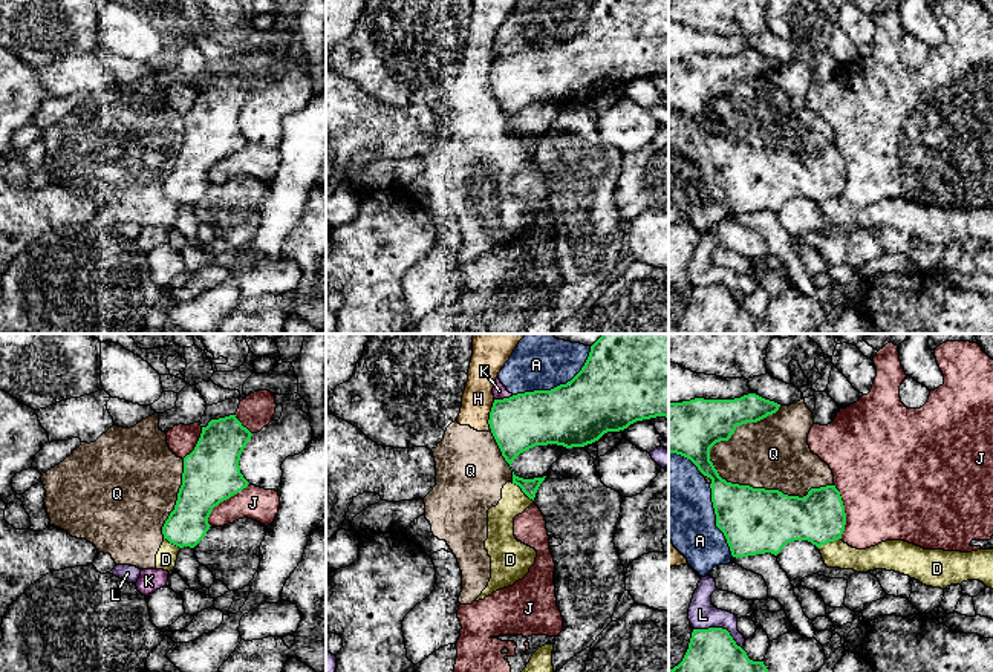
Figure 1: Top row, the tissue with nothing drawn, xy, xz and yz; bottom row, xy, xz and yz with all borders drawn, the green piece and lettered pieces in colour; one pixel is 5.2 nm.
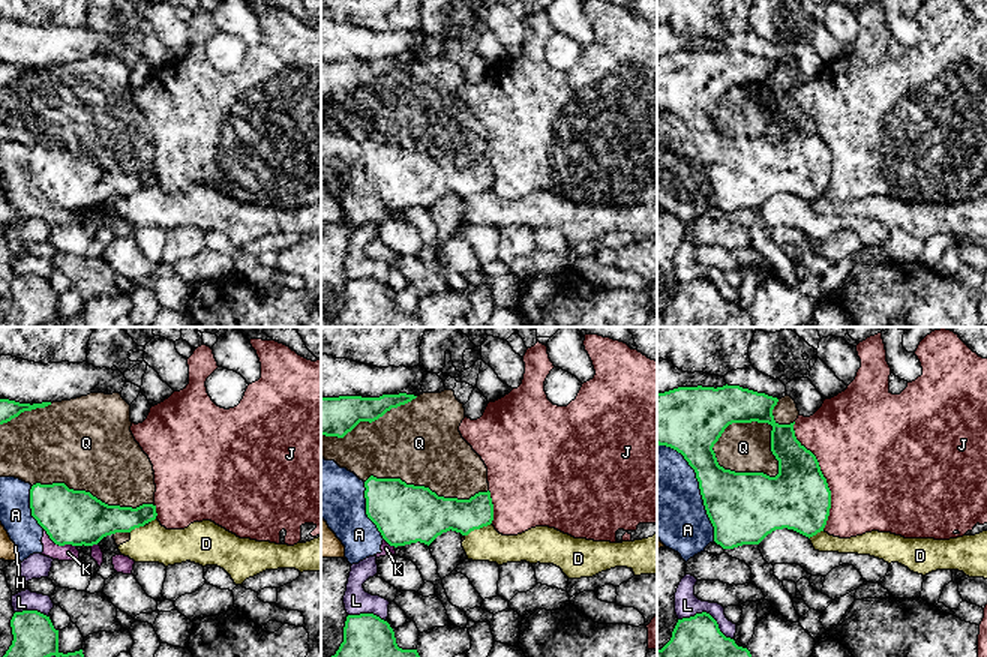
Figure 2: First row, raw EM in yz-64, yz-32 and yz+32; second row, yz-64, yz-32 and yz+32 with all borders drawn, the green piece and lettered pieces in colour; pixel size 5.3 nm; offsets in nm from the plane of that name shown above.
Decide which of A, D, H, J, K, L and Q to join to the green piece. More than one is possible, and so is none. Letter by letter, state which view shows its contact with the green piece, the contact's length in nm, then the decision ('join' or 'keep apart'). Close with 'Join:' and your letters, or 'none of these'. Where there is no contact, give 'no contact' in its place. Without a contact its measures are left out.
A: xz | 480 nm | keep apart
D: xz | 160 nm | keep apart
H: xz | 170 nm | keep apart
J: xy | 300 nm | keep apart
K: xz | 110 nm | keep apart
L: yz | 280 nm | keep apart
Q: yz | 700 nm | keep apart
Join: none of these

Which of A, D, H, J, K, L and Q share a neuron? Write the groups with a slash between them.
A K / D H Q / J / L

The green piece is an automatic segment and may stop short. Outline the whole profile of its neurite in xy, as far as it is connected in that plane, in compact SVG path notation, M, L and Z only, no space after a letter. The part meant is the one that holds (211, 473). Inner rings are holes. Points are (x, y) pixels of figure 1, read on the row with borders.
M236 415L202 427L194 450L184 458L182 485L162 527L164 539L179 548L194 548L205 537L213 508L249 484L239 461L251 436Z

